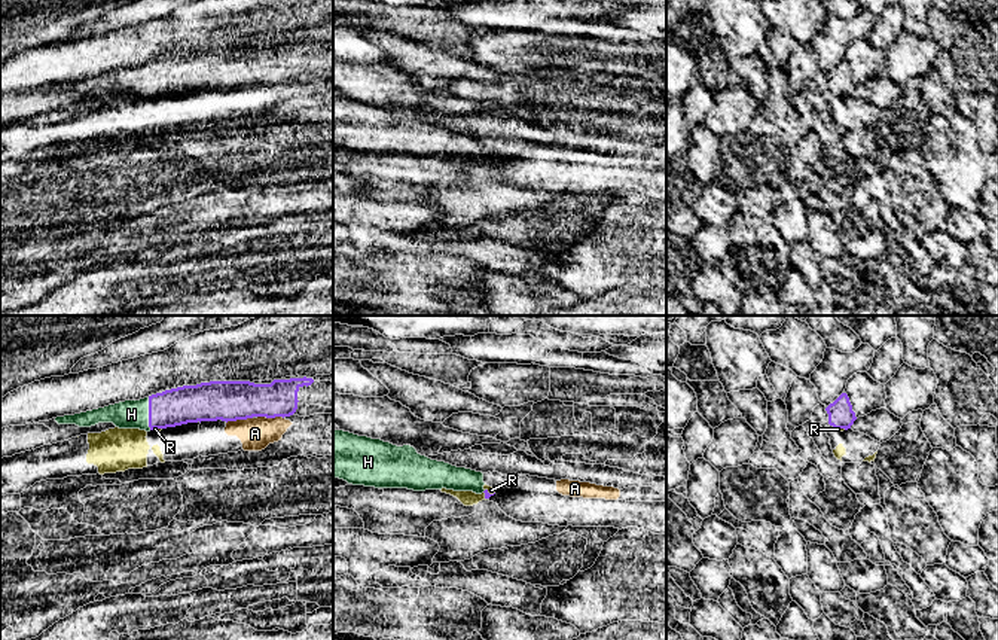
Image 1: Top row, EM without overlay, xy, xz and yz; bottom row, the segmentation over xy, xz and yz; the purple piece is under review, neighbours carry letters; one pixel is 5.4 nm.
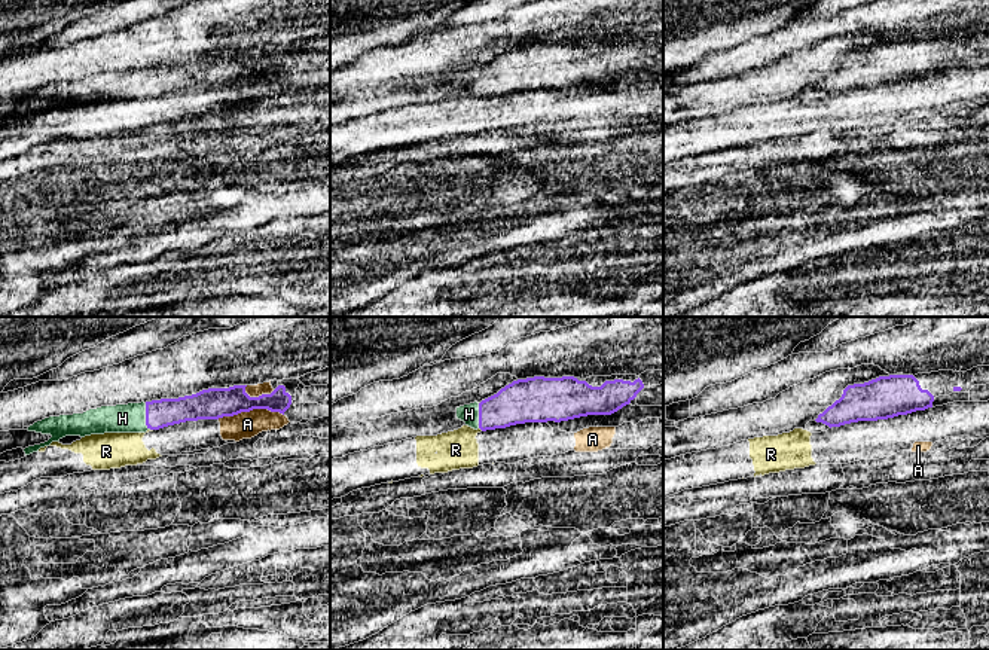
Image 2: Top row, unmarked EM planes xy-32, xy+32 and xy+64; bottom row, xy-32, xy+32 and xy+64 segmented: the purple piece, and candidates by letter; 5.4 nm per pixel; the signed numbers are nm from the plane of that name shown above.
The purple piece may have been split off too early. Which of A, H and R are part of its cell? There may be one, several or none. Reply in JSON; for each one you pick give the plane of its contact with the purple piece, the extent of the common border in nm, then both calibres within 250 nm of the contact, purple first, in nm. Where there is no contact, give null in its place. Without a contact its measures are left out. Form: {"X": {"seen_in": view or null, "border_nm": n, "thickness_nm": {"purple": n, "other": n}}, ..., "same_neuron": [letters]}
{"H": {"seen_in": "xy", "border_nm": 180, "thickness_nm": {"purple": 200, "other": 160}}, "same_neuron": ["H"]}

